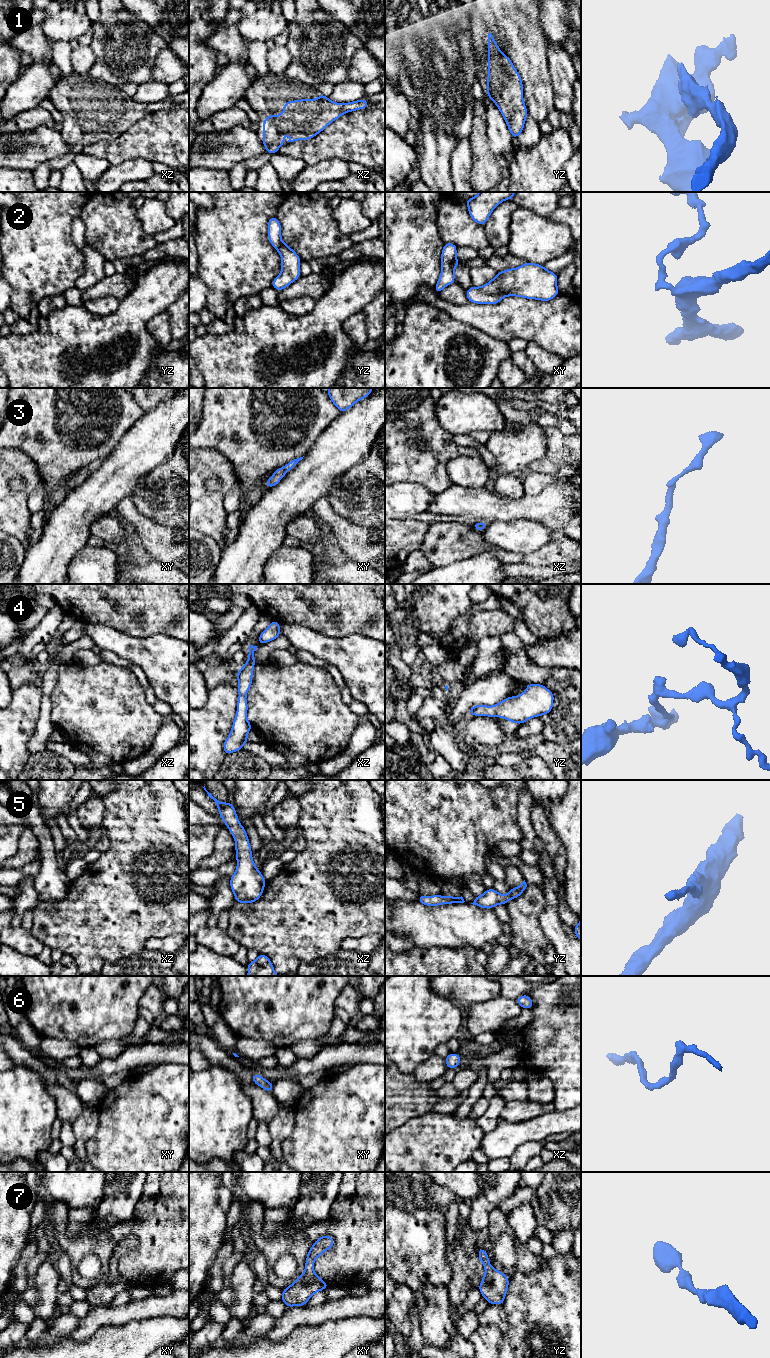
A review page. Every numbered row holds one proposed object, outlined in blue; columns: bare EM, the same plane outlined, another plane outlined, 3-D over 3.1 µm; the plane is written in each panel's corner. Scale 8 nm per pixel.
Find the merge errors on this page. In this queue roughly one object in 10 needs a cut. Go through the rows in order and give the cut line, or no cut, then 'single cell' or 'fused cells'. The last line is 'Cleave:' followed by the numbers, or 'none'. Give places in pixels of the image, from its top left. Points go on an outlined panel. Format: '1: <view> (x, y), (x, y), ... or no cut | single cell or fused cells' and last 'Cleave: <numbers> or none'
1: no cut | single cell
2: no cut | single cell
3: no cut | single cell
4: no cut | single cell
5: no cut | single cell
6: no cut | single cell
7: no cut | single cell
Cleave: none

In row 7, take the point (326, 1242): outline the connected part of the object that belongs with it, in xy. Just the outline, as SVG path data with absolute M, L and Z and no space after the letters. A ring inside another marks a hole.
M330 1235L318 1238L312 1245L307 1254L304 1273L290 1286L282 1290L281 1300L287 1307L304 1306L316 1292L330 1286L314 1272L312 1266L321 1254L333 1246L334 1239Z

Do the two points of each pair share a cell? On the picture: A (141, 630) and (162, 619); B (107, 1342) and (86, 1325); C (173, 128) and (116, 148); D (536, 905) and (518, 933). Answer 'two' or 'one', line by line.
A: one
B: two
C: one
D: one

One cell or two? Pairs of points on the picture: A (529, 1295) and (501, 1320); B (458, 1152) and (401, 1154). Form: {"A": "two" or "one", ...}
{"A": "two", "B": "one"}

